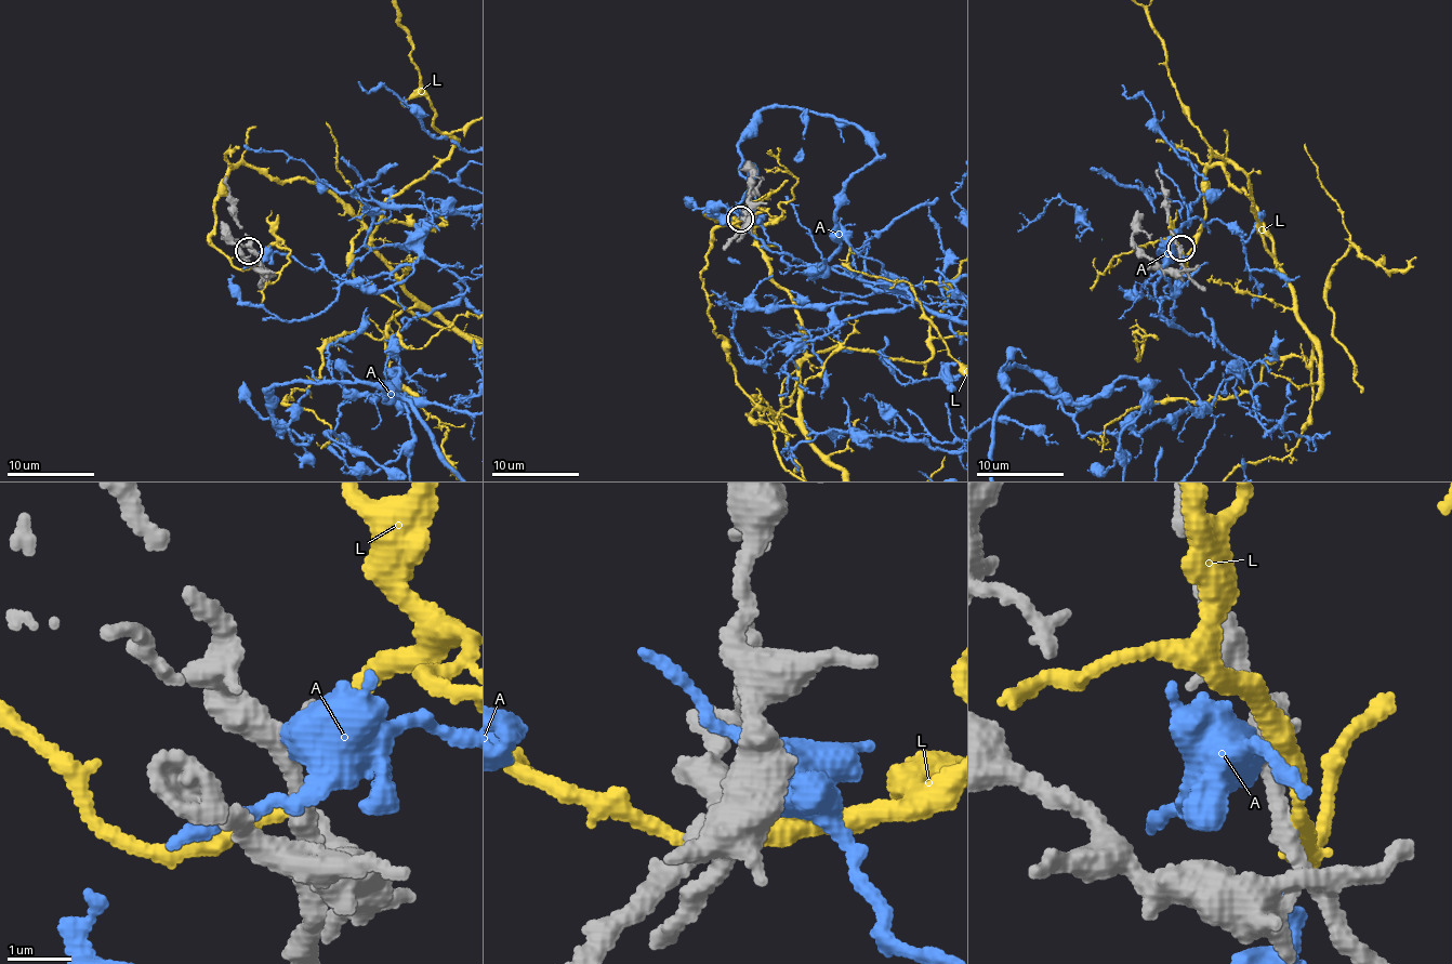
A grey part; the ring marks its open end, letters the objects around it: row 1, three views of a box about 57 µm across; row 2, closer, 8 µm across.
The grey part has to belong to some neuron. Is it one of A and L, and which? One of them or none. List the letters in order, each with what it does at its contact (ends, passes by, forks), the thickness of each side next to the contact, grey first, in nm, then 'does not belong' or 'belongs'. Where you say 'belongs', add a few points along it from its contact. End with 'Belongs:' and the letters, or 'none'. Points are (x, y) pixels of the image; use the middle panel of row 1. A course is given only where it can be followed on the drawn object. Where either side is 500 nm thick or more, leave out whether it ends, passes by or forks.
A: calibres 380 and 600 nm; does not belong
L: it passes by; calibres 320 and 320 nm; does not belong
Belongs: none

